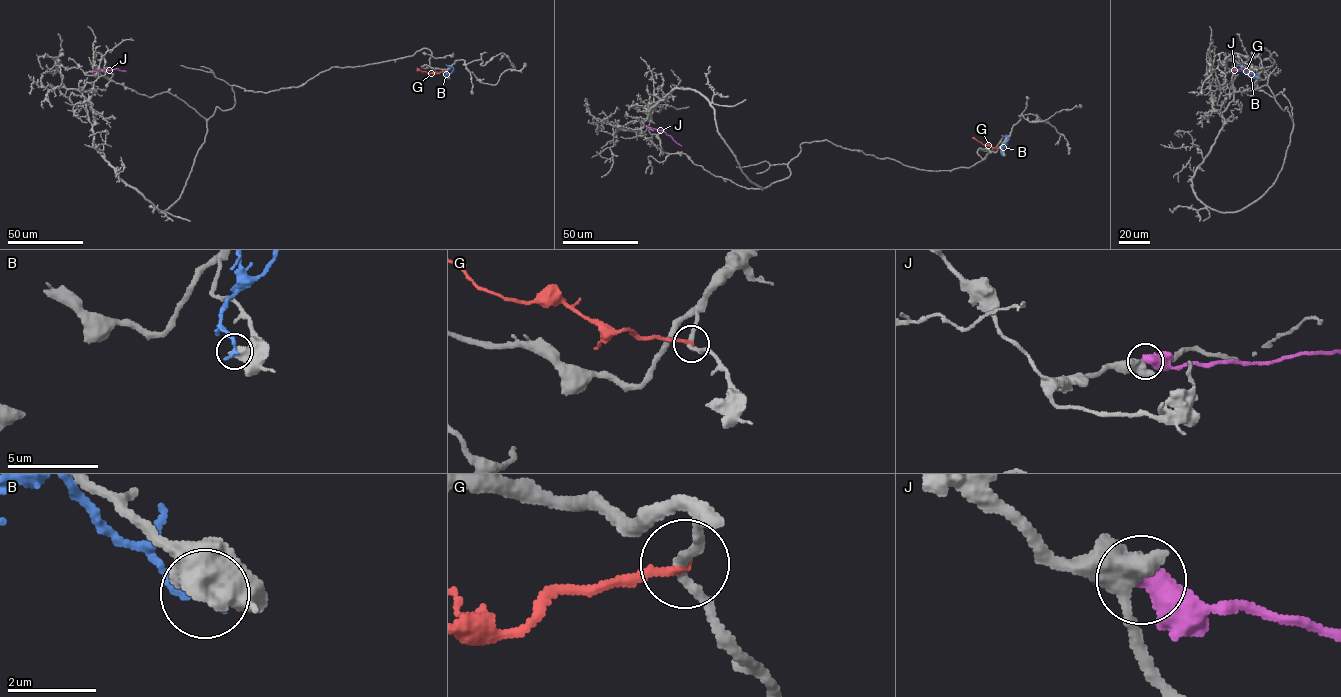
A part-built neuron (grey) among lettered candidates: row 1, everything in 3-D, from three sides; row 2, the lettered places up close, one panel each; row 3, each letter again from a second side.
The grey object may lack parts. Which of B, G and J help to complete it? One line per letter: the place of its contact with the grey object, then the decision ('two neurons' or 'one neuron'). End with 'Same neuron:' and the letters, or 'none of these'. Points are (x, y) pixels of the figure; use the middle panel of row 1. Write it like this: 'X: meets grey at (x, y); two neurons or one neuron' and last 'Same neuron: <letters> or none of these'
B: meets grey at (1002, 154); two neurons
G: meets grey at (1000, 149); two neurons
J: meets grey at (648, 127); two neurons
Same neuron: none of these

